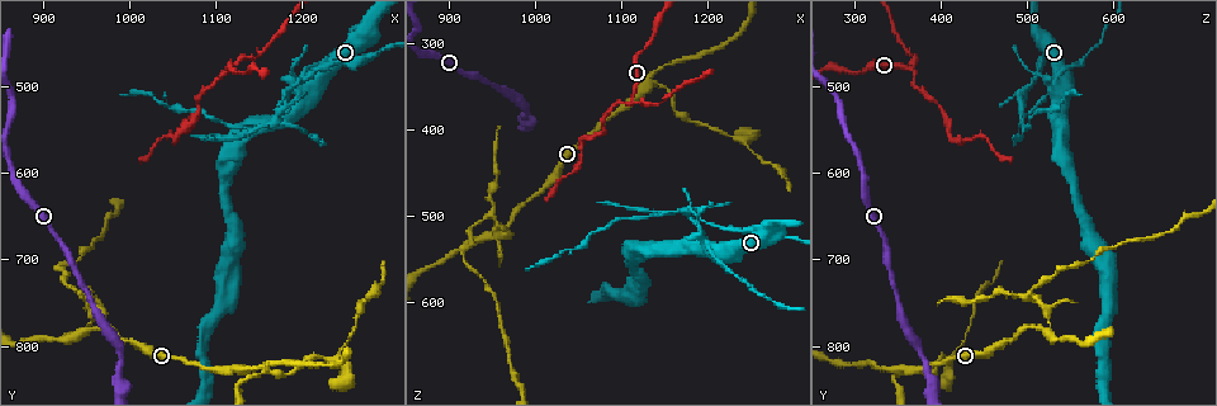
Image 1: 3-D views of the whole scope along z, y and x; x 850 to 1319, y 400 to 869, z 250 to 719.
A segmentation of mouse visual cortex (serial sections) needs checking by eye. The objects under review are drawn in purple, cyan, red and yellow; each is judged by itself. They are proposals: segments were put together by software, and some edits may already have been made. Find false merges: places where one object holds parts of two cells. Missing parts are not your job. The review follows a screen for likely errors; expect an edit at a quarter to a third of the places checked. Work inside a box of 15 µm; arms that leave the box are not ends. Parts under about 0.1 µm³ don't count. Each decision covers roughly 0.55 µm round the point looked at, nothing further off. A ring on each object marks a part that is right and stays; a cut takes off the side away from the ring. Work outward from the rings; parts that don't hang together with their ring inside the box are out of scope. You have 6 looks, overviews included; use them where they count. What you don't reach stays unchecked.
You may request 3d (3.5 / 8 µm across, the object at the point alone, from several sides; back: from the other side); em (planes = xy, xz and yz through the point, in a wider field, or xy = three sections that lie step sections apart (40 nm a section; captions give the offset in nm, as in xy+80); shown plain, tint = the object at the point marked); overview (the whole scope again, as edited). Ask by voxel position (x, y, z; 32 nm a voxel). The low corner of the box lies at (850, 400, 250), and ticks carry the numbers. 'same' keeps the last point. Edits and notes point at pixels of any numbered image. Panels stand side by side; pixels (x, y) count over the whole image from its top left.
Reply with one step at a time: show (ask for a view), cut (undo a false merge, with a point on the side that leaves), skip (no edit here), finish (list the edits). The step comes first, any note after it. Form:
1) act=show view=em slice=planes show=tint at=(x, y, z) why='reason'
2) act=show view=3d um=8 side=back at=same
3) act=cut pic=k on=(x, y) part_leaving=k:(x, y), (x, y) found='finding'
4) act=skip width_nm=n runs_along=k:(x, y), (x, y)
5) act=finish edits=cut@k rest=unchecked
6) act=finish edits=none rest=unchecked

act=show view=3d um=3.5 at=(1110, 485, 365) why='three-way junction'

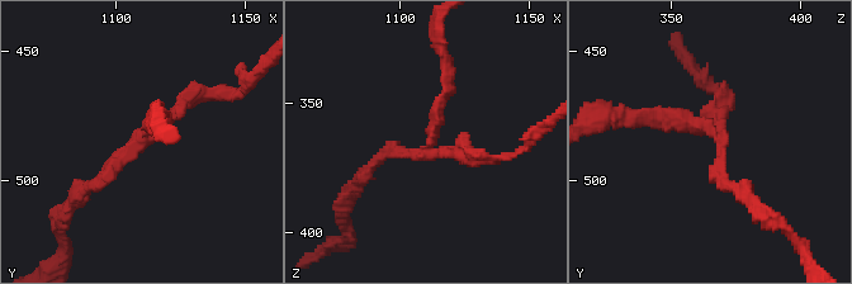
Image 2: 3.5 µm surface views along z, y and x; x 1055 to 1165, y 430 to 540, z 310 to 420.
act=show view=em slice=planes show=tint at=(1110, 483, 369) arms=3 arm_widths_nm=150,200,200

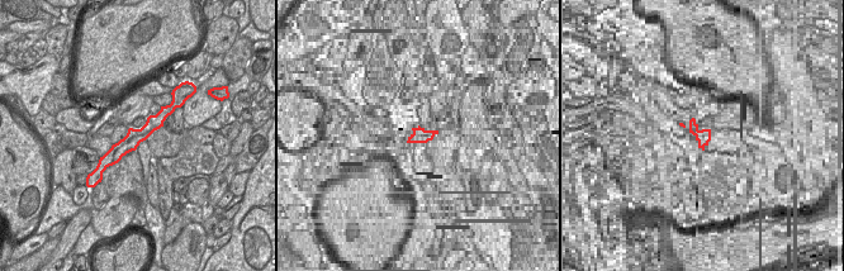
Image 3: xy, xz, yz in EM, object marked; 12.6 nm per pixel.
act=cut pic=2 on=(193, 100) width_nm=220 part_leaving=2:(135, 145), (65, 214) found='a second cell is stuck on'

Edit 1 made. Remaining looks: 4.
act=show view=overview why='see it whole again'

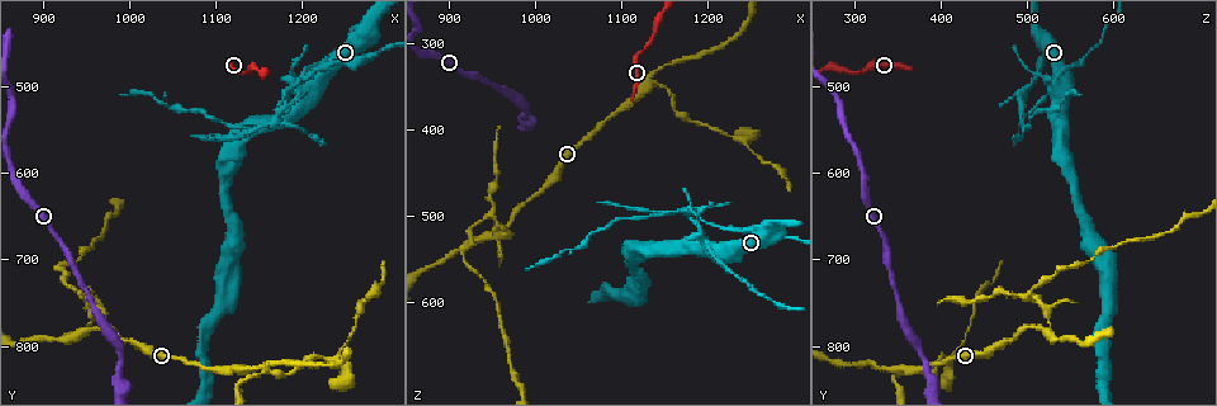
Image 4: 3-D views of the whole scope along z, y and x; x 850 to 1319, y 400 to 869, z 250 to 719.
act=show view=3d um=3.5 at=(955, 780, 520) why='narrows sharply'

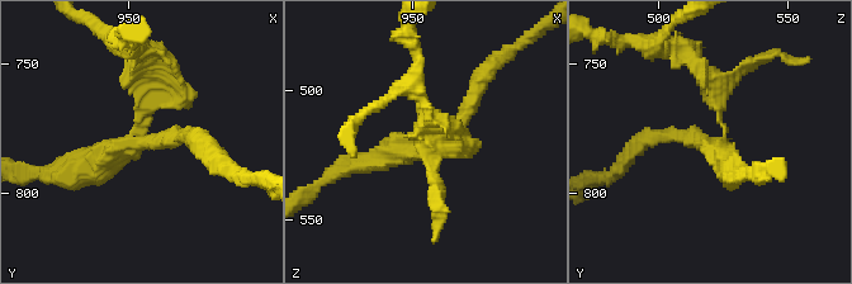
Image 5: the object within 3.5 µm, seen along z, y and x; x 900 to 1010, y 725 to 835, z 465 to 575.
act=show view=em slice=xy step=1 show=tint at=(953, 780, 522)

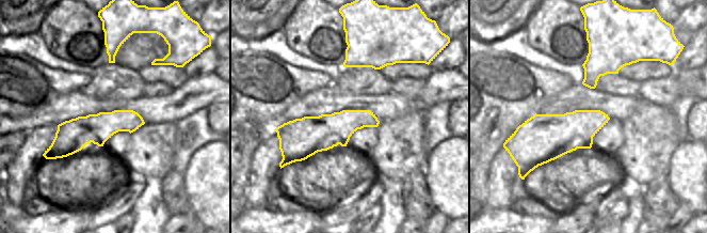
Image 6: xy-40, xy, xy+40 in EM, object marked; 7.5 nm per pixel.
act=cut pic=5 on=(706, 94) part_leaving=5:(724, 135), (718, 84), (662, 45) found='a second cell is stuck on'

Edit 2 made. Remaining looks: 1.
act=finish edits=cut@2,cut@5 rest=unchecked

